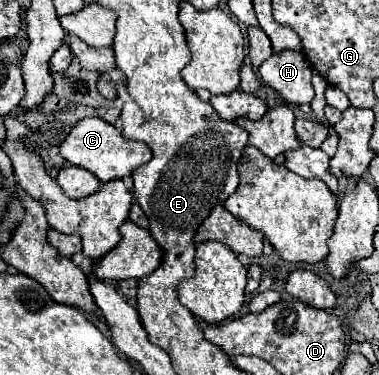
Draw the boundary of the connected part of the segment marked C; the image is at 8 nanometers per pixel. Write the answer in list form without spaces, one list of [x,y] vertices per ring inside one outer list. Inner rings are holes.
[[[82,118],[80,122],[76,122],[76,126],[70,130],[66,140],[62,142],[60,154],[68,164],[90,170],[102,182],[130,176],[134,168],[146,164],[152,158],[150,148],[146,148],[140,142],[126,140],[120,134],[120,130],[116,130],[112,124],[104,122],[102,118]]]

